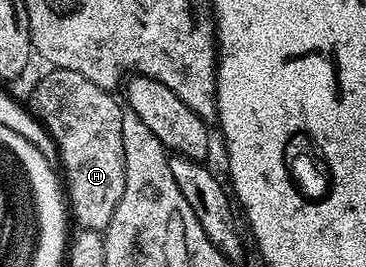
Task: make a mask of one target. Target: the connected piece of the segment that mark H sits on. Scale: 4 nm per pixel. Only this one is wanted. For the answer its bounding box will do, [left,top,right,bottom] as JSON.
[29,69,124,232]

